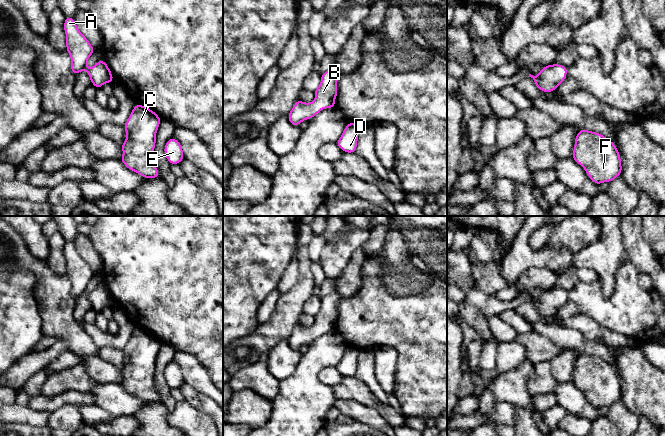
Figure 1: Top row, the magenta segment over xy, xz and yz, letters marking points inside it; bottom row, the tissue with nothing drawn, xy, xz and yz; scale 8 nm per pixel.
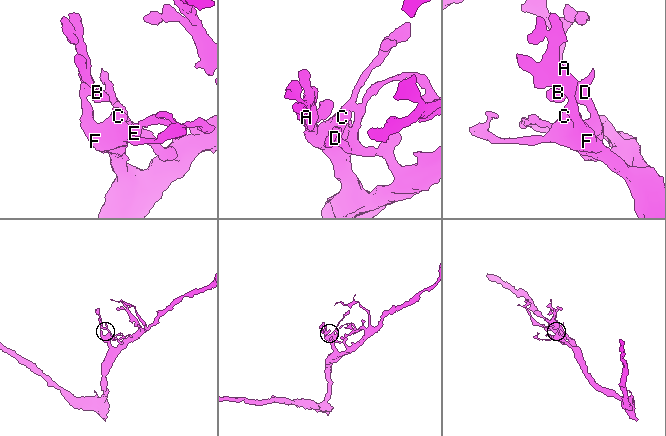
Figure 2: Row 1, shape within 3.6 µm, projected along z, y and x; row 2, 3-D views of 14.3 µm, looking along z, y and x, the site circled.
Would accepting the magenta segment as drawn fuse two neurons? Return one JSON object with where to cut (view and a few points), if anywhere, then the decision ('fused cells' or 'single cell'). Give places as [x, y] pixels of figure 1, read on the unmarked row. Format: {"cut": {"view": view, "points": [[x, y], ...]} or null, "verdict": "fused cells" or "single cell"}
{"cut": null, "verdict": "single cell"}

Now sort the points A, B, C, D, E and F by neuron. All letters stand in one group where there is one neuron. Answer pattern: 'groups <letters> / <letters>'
groups A B C D E F

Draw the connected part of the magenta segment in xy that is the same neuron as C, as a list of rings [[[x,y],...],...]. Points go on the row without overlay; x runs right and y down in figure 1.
[[[135,328],[127,346],[123,349],[126,355],[126,364],[121,368],[123,379],[120,384],[131,395],[146,403],[160,401],[154,386],[154,372],[156,369],[156,357],[161,342],[146,330]]]

